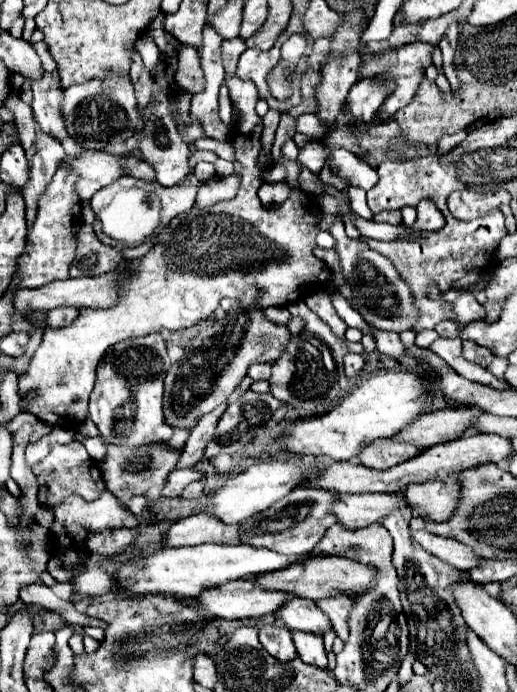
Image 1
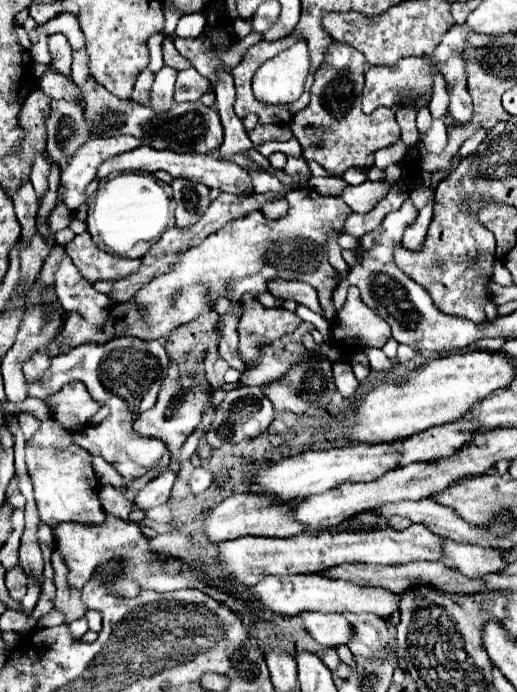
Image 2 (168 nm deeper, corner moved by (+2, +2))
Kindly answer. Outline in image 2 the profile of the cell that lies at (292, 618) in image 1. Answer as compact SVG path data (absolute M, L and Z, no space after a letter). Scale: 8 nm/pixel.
M300 613L306 629L310 635L326 645L326 647L338 647L338 645L348 645L354 629L346 621L344 615L336 613Z

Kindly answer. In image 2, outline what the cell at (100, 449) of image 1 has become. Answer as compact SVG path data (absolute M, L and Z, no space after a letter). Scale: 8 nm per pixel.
M94 457L94 473L98 475L100 485L112 485L112 487L124 485L124 479L118 477L118 473L114 473L114 469L110 469L106 461L102 461L102 457Z

